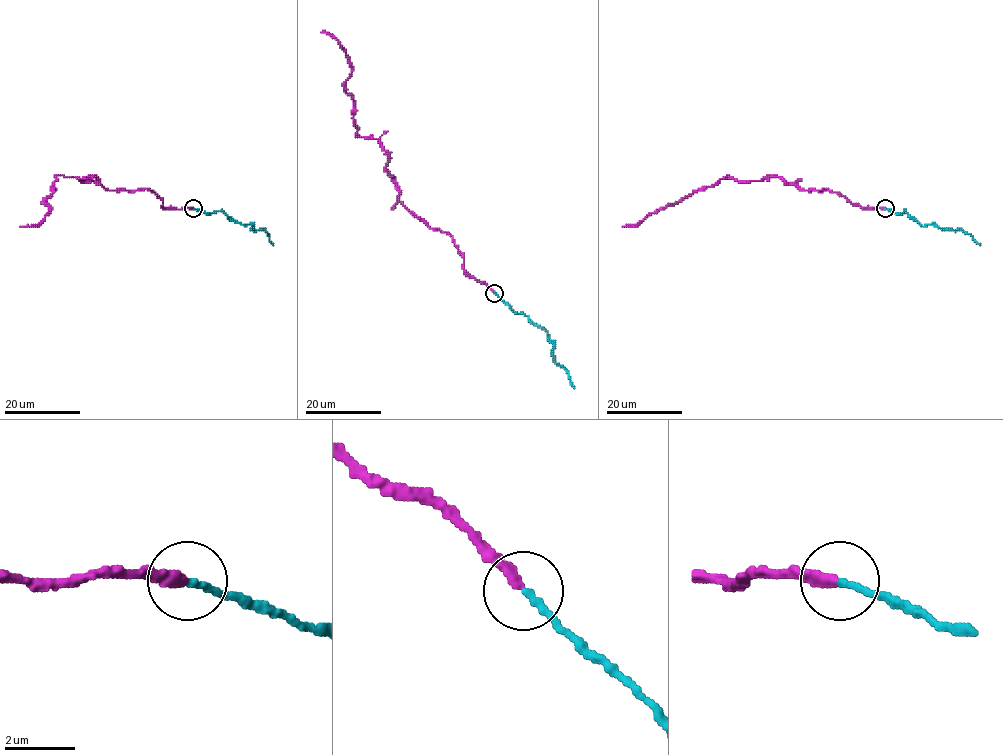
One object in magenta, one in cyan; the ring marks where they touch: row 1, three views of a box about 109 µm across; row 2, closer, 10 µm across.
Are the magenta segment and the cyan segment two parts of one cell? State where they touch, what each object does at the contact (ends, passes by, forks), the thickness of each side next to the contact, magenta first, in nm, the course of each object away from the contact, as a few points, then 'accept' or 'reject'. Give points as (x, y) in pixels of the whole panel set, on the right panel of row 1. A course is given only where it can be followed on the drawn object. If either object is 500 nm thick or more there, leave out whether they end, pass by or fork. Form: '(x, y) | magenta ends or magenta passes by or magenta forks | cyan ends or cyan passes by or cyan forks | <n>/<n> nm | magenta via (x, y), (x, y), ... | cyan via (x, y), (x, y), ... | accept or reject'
(885, 208) | magenta ends | cyan ends | 320/240 nm | magenta via (884, 209), (861, 208), (836, 191), (801, 190), (777, 176), (741, 182), (727, 175), (623, 227) | cyan via (884, 209), (896, 213), (906, 210), (921, 226), (960, 229), (980, 245) | accept

